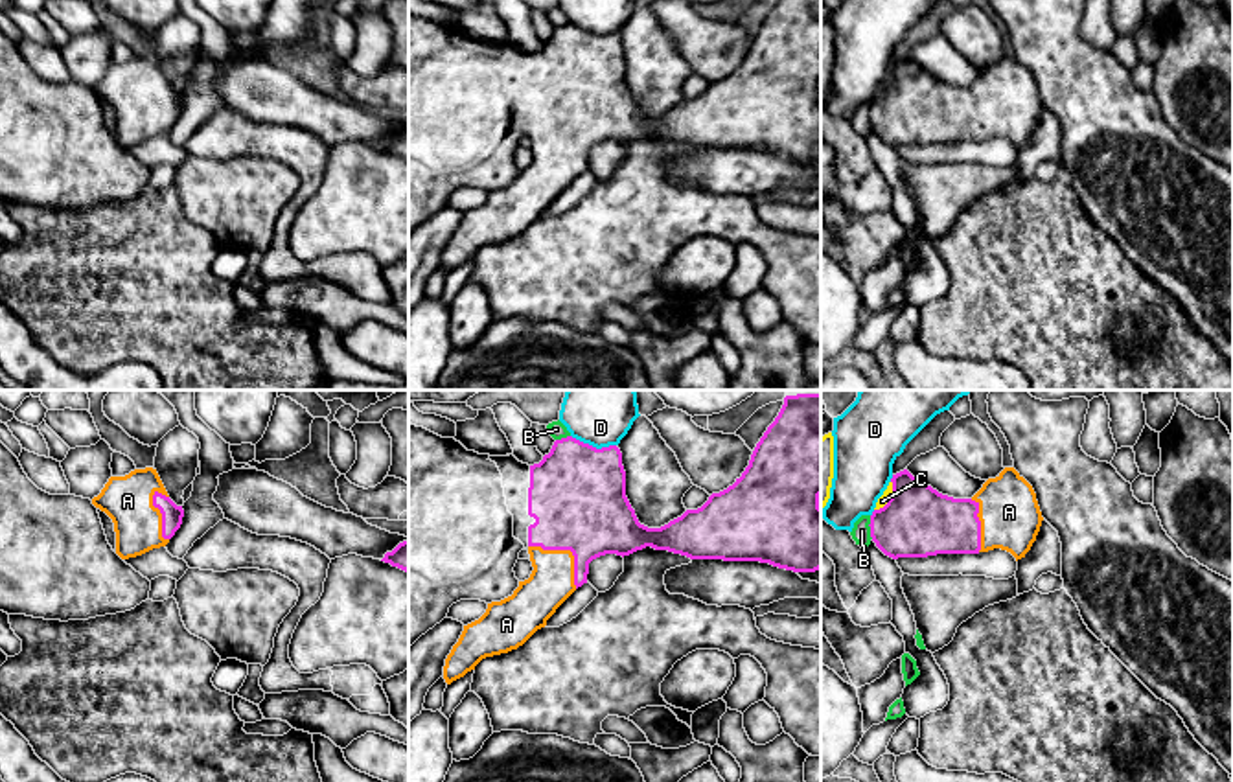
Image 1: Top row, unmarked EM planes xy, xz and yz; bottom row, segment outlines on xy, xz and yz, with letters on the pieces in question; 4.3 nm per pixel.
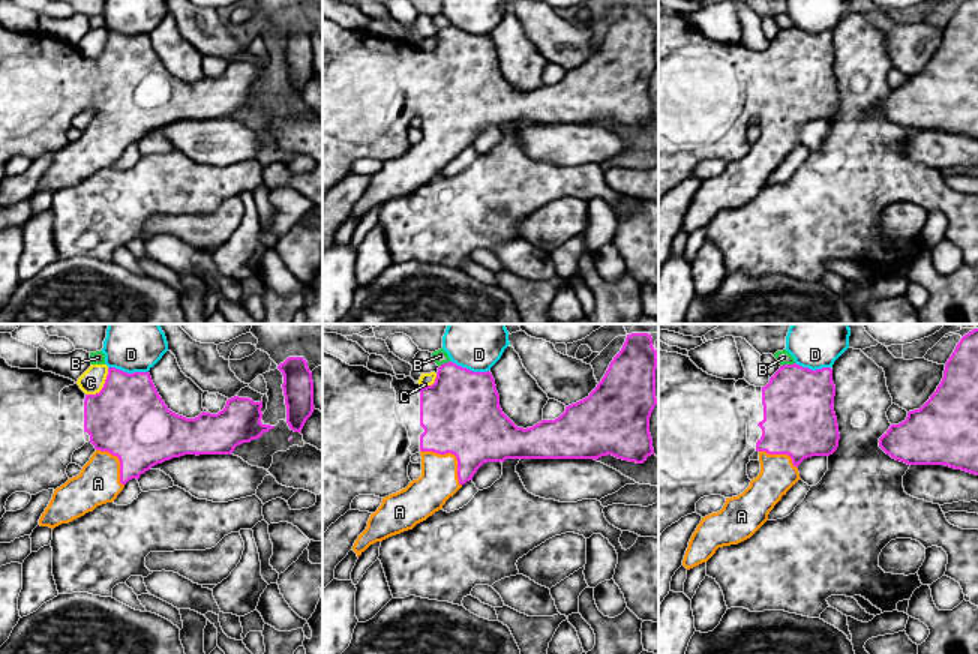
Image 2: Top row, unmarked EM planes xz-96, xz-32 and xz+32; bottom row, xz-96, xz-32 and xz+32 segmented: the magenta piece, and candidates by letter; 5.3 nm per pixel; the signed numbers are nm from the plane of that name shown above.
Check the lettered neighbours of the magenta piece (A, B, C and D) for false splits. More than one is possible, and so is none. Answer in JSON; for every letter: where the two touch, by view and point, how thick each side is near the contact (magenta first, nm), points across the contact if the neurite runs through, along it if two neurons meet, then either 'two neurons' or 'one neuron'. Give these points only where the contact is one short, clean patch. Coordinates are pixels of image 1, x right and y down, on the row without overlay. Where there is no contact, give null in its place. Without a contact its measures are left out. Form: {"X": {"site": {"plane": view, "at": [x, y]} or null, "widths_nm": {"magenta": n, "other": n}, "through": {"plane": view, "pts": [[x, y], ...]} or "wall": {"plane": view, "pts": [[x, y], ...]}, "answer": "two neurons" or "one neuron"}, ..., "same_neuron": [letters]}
{"A": {"site": {"plane": "xz", "at": [567, 137]}, "widths_nm": {"magenta": 420, "other": 190}, "through": {"plane": "xz", "pts": [[576, 83], [567, 137], [551, 170]]}, "answer": "one neuron"}, "B": {"site": {"plane": "yz", "at": [869, 113]}, "widths_nm": {"magenta": 320, "other": 80}, "answer": "two neurons"}, "C": {"site": {"plane": "yz", "at": [891, 85]}, "widths_nm": {"magenta": 320, "other": 50}, "answer": "two neurons"}, "D": {"site": {"plane": "xz", "at": [591, 34]}, "widths_nm": {"magenta": 420, "other": 160}, "answer": "two neurons"}, "same_neuron": ["A"]}

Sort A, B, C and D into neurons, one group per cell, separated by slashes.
A / B / C / D

